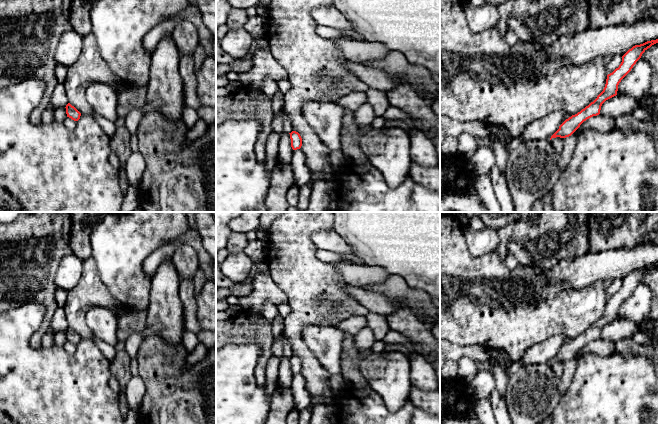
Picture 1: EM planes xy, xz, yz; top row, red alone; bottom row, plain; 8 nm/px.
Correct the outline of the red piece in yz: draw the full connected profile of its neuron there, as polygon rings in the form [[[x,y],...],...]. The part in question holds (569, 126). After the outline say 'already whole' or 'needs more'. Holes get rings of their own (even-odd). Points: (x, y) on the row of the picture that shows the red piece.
[[[658,39],[647,41],[640,45],[635,45],[629,49],[623,56],[622,62],[618,68],[607,75],[606,84],[603,91],[588,106],[575,115],[566,119],[559,129],[551,136],[552,138],[566,138],[571,136],[580,125],[587,119],[600,114],[602,104],[617,95],[618,85],[621,80],[631,71],[642,54],[652,45],[658,43]]] | already whole

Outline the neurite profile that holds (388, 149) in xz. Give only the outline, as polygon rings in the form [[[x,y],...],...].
[[[402,128],[370,129],[358,144],[389,187],[396,188],[409,177],[410,137]]]

